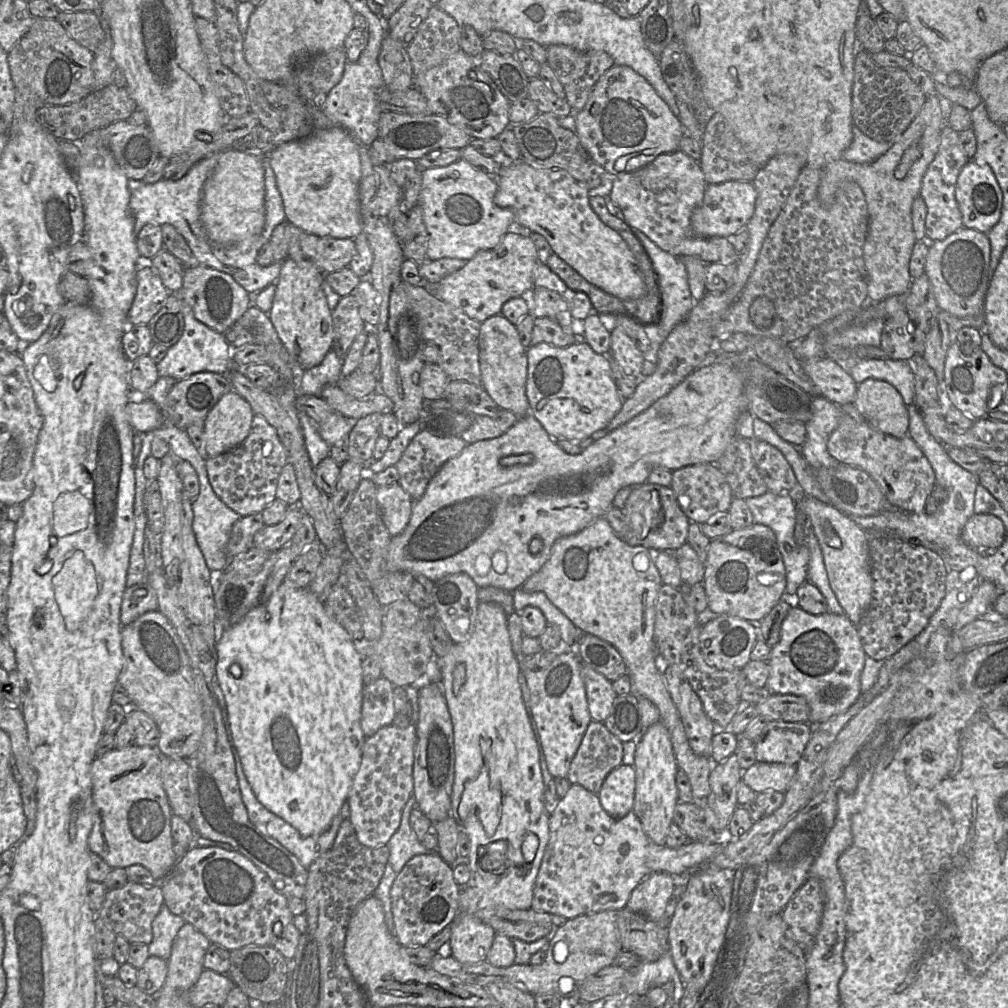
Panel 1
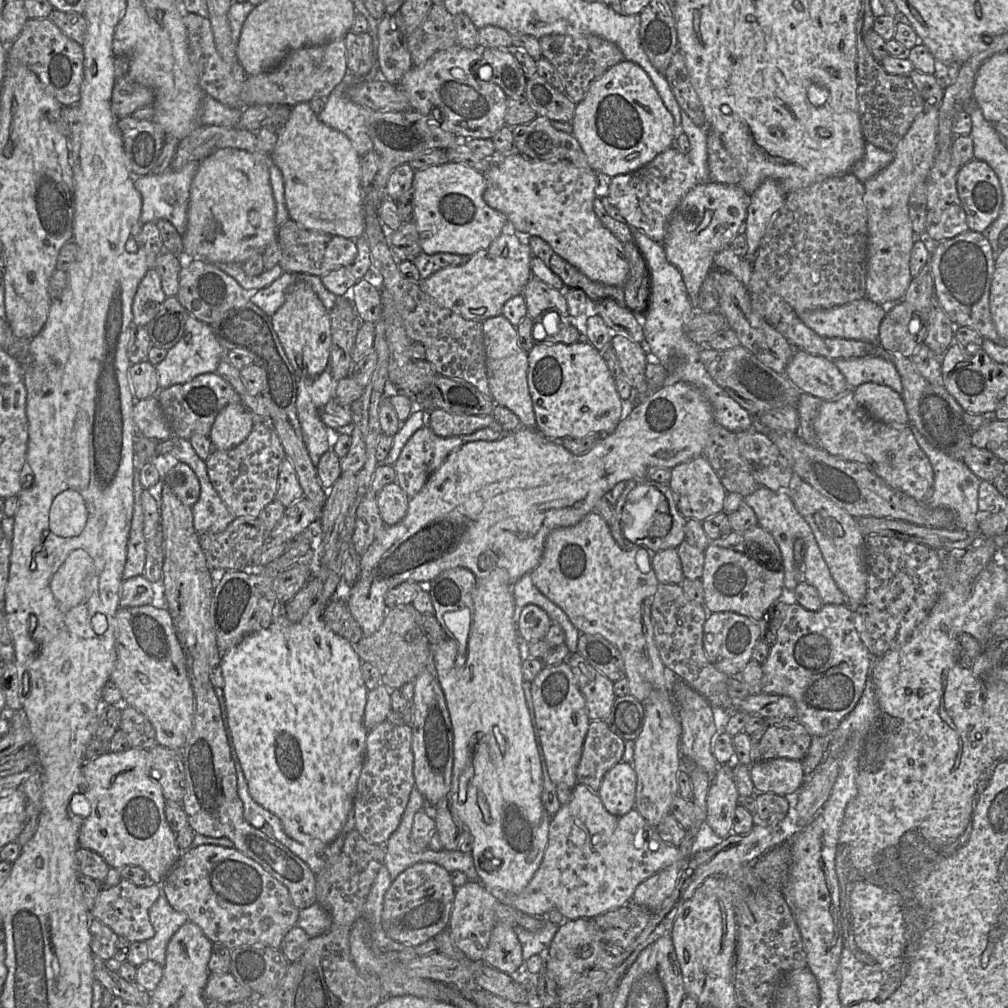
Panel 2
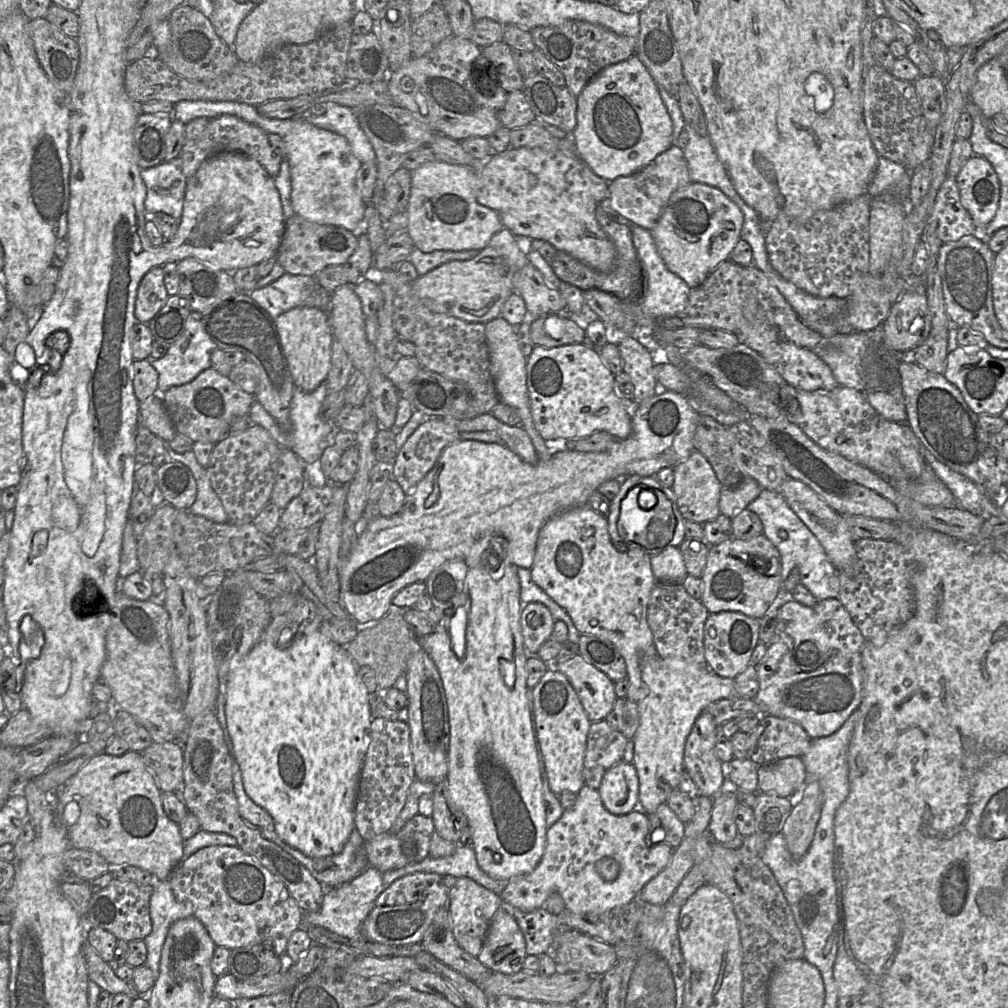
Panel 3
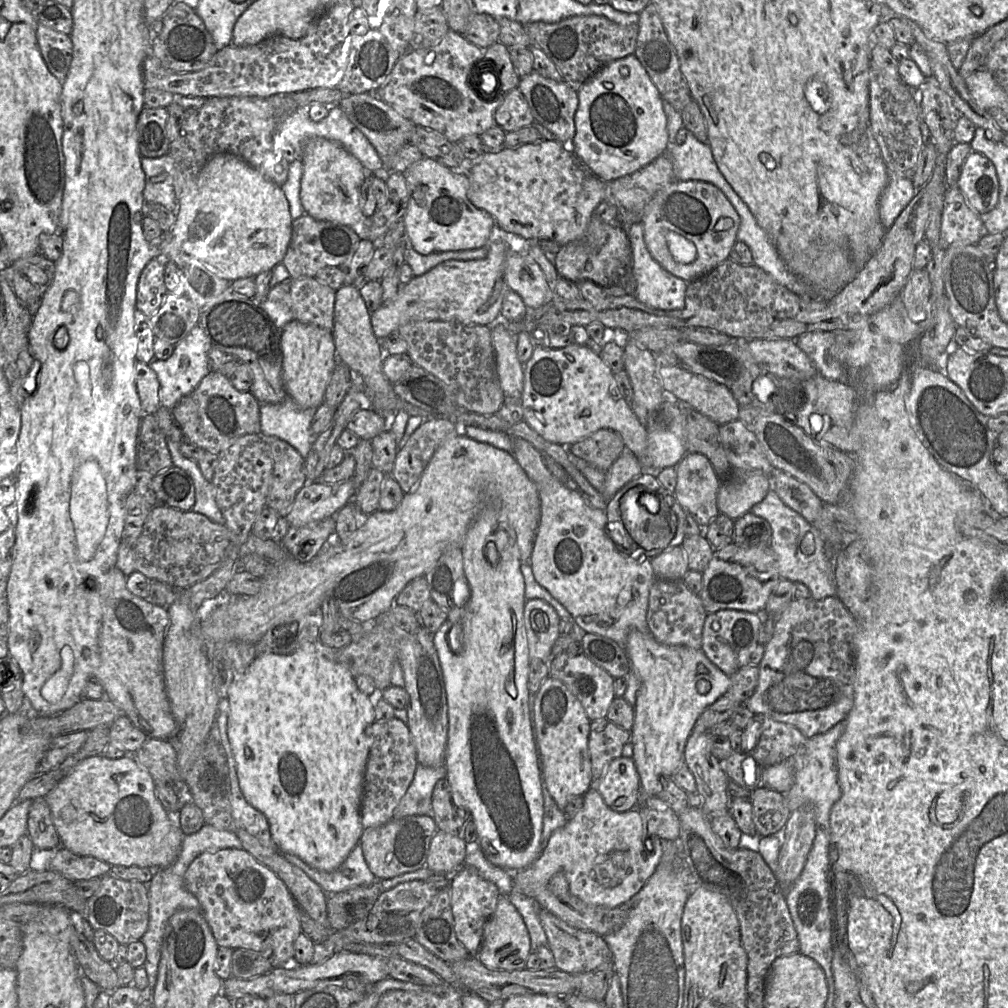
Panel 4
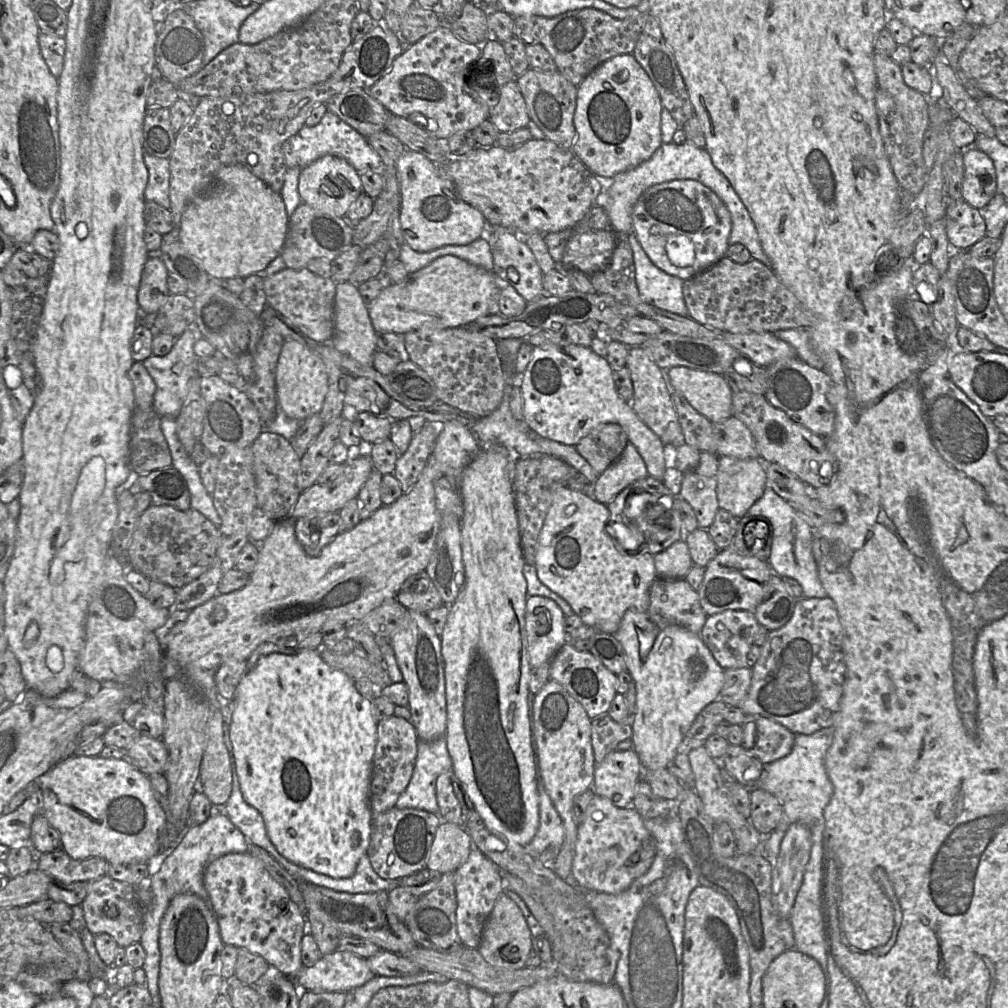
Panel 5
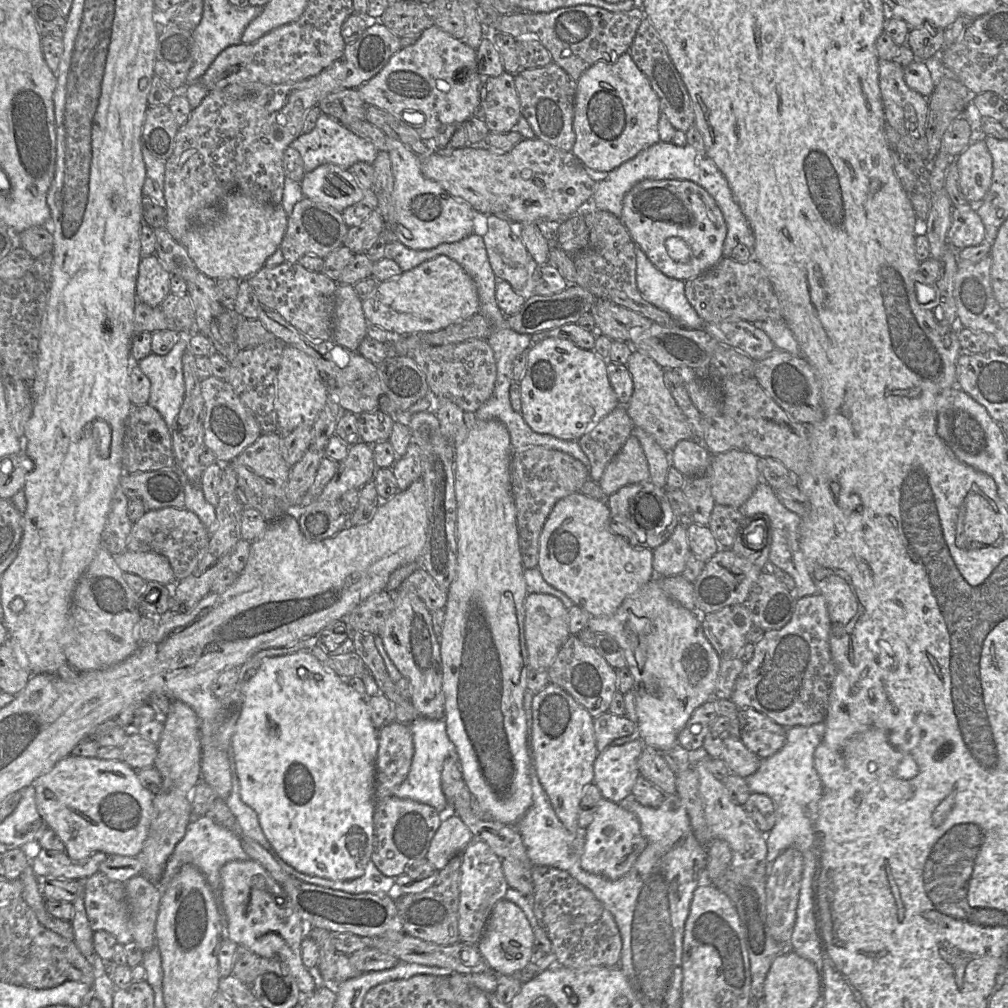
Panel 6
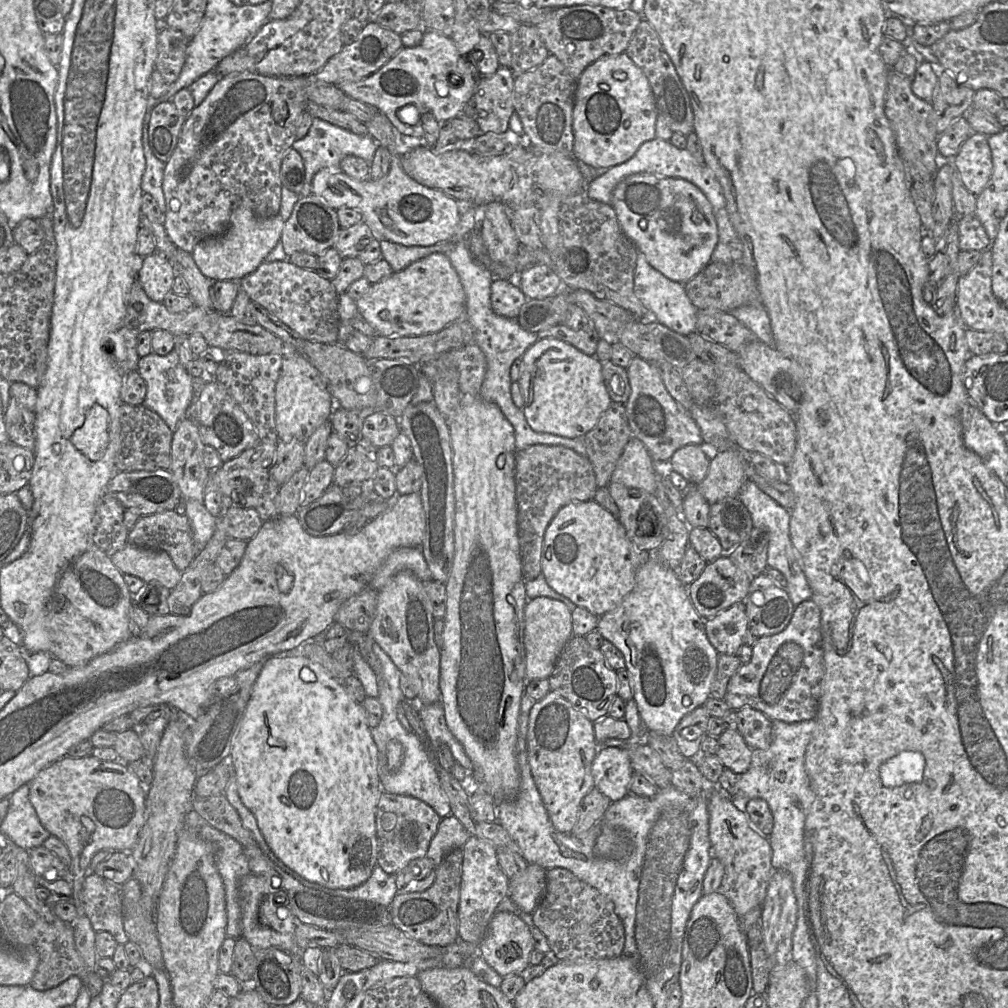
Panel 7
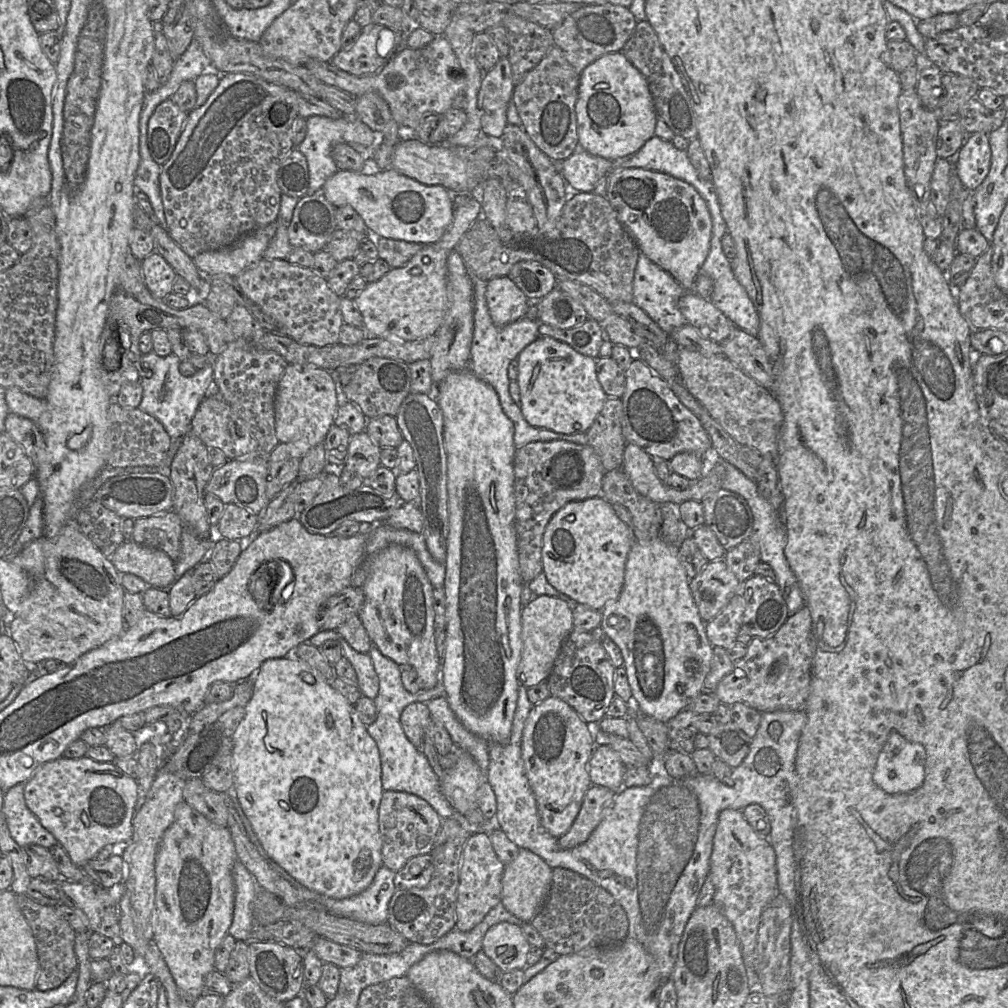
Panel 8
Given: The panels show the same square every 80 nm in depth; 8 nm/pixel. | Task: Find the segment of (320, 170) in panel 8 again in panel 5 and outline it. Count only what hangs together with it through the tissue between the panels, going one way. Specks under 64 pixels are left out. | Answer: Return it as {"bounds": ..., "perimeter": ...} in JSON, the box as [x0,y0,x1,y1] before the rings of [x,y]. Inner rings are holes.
{"bounds":[288,110,384,173],"perimeter":[[[329,110],[317,125],[312,127],[304,125],[288,141],[292,146],[300,168],[310,165],[325,155],[345,159],[359,173],[367,171],[380,171],[382,173],[384,168],[380,155],[368,144],[366,138]]]}

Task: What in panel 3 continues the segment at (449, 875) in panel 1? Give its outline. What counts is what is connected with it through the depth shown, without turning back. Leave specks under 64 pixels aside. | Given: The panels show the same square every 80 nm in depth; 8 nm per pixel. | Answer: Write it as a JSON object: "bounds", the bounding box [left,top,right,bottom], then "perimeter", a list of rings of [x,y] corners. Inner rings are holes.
{"bounds":[362,872,449,946],"perimeter":[[[415,872],[398,878],[377,897],[374,907],[362,925],[369,941],[401,946],[420,943],[441,907],[449,907],[449,888],[437,873]]]}

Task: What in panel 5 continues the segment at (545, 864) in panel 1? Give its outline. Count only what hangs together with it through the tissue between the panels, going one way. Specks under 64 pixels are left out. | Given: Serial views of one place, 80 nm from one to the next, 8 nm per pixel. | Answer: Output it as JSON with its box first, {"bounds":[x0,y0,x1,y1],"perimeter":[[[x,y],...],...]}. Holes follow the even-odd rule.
{"bounds":[571,794,655,894],"perimeter":[[[595,794],[583,820],[578,823],[571,873],[582,887],[619,894],[649,870],[655,855],[655,838],[644,826],[644,819],[637,810],[632,806],[618,808],[607,798]]]}

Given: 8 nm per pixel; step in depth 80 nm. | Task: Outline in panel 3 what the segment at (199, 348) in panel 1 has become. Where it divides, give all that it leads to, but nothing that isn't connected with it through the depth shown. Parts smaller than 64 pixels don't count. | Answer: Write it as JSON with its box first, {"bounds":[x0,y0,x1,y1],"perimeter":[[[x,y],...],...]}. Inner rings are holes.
{"bounds":[150,313,218,397],"perimeter":[[[191,313],[186,322],[186,328],[178,341],[168,347],[163,358],[150,360],[158,373],[157,393],[160,397],[174,386],[181,386],[194,380],[201,372],[211,368],[211,353],[218,348],[208,335],[201,316]]]}

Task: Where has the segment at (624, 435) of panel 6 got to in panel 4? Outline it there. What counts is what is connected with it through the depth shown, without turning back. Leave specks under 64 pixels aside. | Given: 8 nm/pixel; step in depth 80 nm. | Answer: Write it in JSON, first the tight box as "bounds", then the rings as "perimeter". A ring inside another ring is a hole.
{"bounds":[568,428,624,472],"perimeter":[[[602,428],[570,445],[568,450],[573,455],[584,459],[594,468],[606,472],[624,448],[624,441],[618,432]]]}

